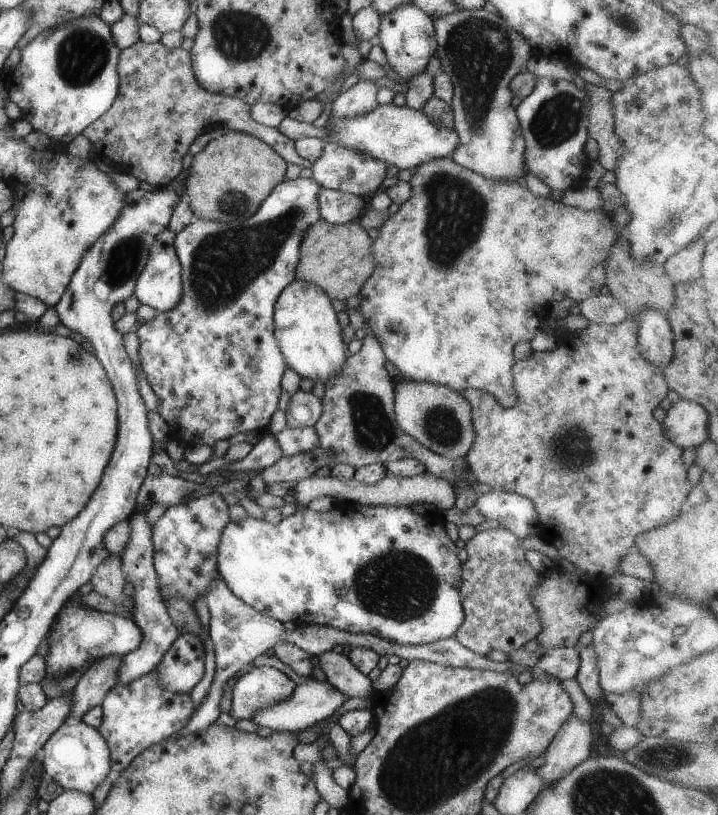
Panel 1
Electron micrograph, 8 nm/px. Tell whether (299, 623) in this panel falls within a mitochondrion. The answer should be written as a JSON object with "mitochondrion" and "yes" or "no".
{"mitochondrion":"no"}

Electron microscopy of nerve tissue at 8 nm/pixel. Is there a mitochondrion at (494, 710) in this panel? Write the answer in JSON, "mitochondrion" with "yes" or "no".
{"mitochondrion":"yes"}

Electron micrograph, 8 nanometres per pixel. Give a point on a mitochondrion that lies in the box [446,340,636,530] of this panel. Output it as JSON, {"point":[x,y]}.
{"point":[571,448]}

